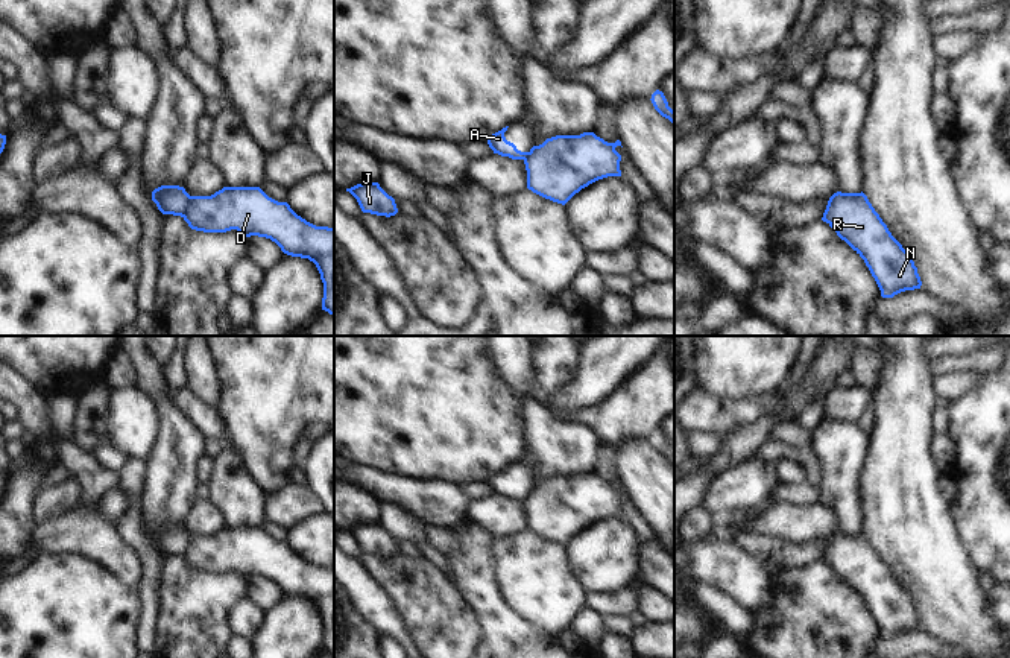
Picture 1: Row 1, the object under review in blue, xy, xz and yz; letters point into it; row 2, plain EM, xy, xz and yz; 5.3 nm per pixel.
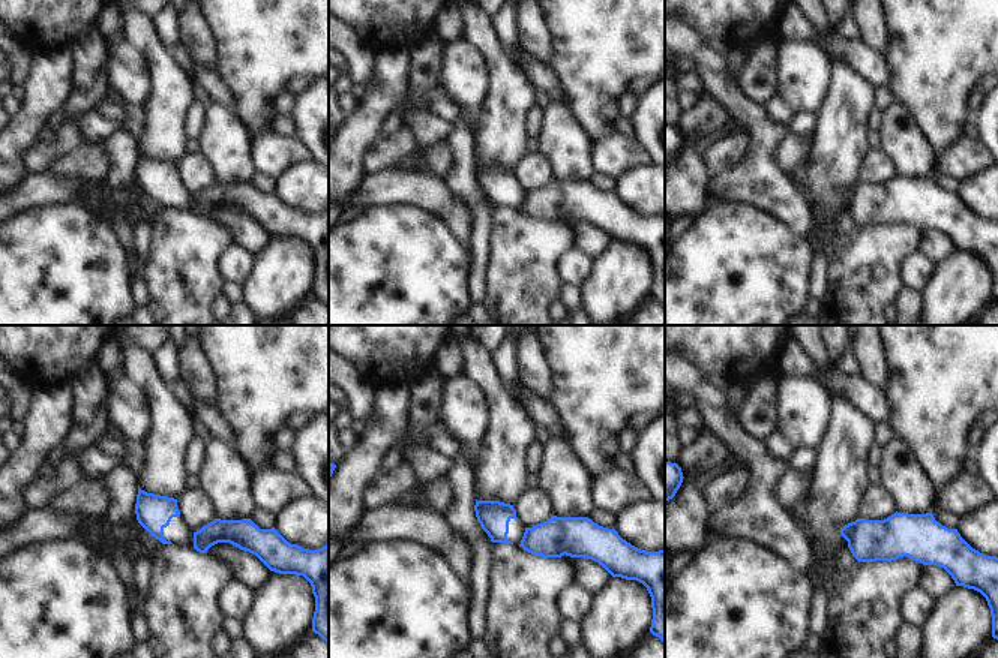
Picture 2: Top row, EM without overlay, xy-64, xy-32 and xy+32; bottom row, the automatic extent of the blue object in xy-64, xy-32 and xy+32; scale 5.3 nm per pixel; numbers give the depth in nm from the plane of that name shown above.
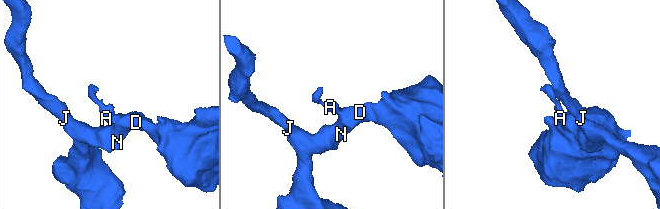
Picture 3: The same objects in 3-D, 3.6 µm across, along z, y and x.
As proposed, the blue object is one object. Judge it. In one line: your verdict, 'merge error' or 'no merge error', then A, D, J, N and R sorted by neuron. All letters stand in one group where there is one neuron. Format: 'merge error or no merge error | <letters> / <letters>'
merge error | A / D J N R

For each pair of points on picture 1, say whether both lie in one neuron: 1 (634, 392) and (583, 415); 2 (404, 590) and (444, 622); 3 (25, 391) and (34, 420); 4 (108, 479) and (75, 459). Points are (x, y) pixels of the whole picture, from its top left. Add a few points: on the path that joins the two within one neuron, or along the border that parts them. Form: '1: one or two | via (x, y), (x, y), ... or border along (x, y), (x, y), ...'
1: one | via (621, 404), (611, 415), (596, 415)
2: one | via (413, 591), (435, 613)
3: one | via (25, 398), (32, 412)
4: one | via (100, 479), (94, 479), (82, 467)

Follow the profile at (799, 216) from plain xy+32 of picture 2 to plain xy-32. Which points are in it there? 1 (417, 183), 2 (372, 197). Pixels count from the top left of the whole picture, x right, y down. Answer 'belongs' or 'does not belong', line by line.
1: belongs
2: belongs

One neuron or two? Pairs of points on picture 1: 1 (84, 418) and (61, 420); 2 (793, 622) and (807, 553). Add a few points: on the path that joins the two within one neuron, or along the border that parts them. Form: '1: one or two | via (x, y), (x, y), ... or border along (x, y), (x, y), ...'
1: two | border along (78, 397), (70, 439)
2: two | border along (820, 559), (801, 569), (775, 575)

